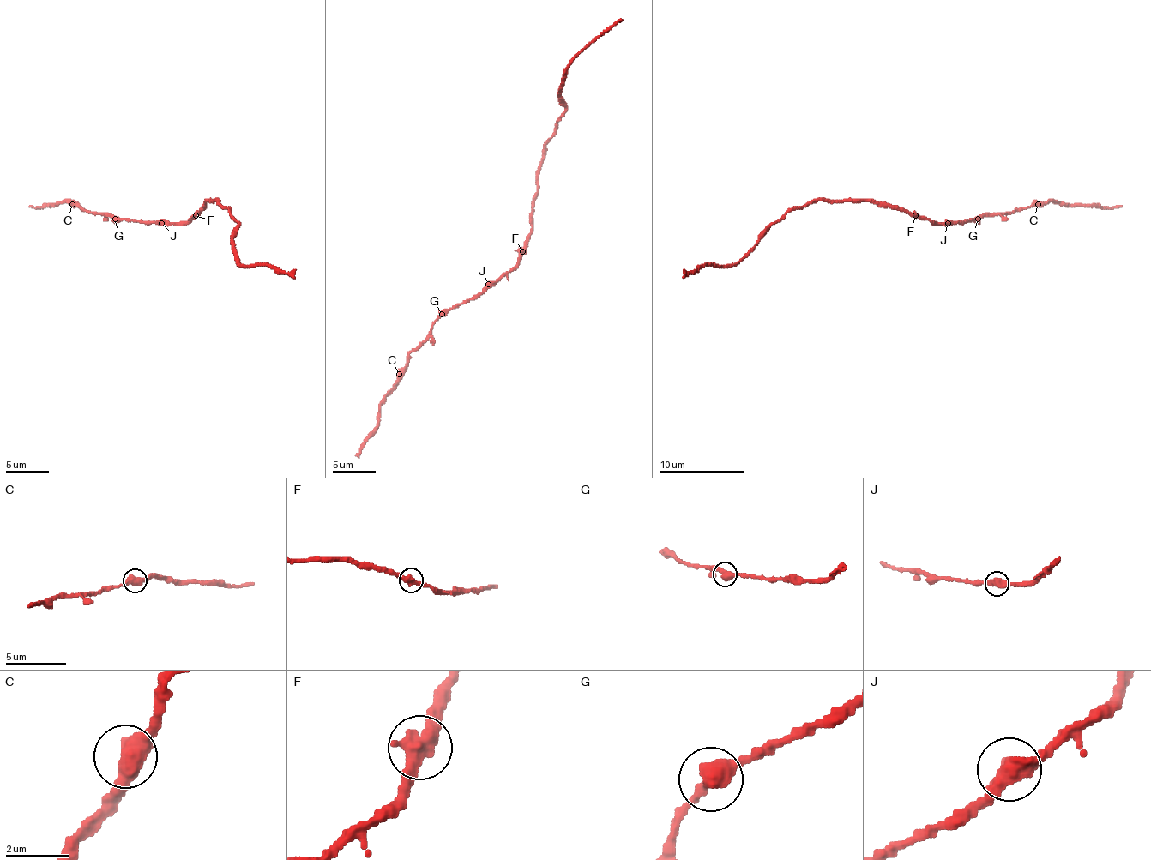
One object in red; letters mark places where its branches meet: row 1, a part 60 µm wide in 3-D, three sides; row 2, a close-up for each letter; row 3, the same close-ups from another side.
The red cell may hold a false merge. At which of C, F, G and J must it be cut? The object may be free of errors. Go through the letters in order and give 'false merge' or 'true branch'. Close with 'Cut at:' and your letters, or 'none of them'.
C: true branch
F: true branch
G: true branch
J: true branch
Cut at: none of them

